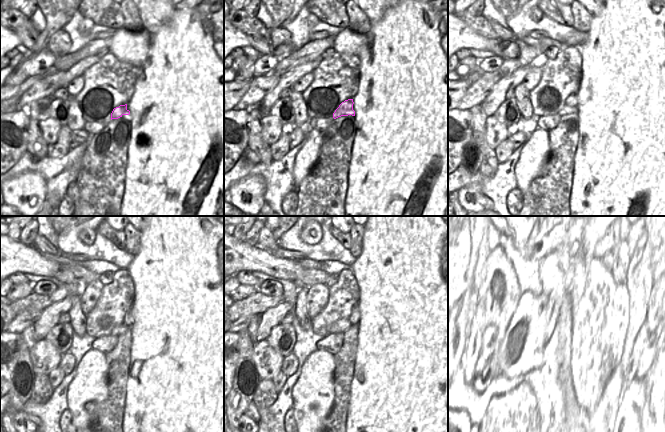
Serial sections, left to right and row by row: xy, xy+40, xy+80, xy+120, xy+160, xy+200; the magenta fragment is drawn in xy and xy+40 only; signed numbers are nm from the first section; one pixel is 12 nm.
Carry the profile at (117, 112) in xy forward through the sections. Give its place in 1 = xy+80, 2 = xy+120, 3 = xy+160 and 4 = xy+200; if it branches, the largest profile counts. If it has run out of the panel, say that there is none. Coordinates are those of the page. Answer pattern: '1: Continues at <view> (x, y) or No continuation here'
1: Continues at xy+80 (572, 101)
2: Continues at xy+120 (128, 320)
3: Continues at xy+160 (355, 314)
4: Continues at xy+200 (580, 310).

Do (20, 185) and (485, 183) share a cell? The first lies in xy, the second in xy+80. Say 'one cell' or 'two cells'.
two cells

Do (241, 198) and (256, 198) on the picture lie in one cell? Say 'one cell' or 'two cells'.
one cell

